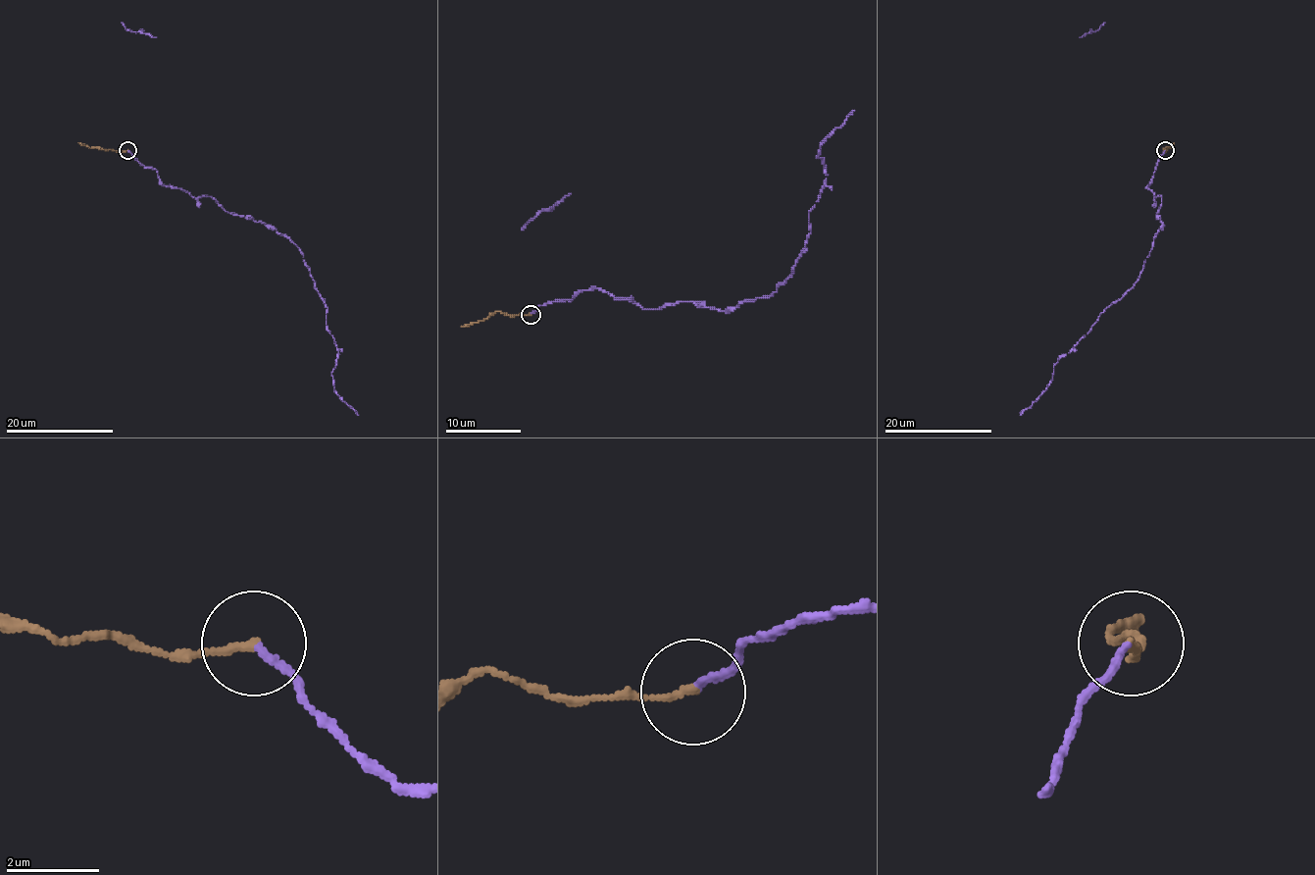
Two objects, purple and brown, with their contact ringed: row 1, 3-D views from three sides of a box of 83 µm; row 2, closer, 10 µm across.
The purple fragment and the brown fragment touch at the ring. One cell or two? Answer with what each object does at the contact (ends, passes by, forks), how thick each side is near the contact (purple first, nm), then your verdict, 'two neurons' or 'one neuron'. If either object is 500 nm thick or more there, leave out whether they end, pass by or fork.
purple ends; brown ends; calibres 140 and 180 nm; one neuron

